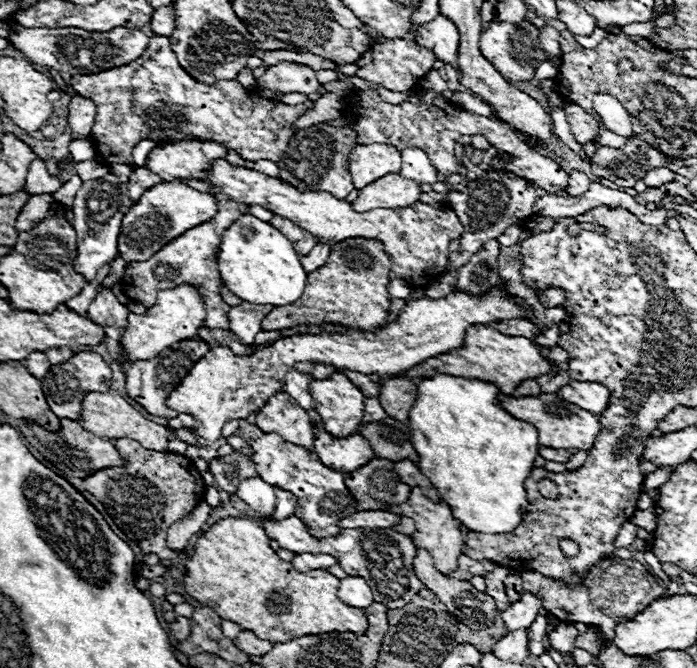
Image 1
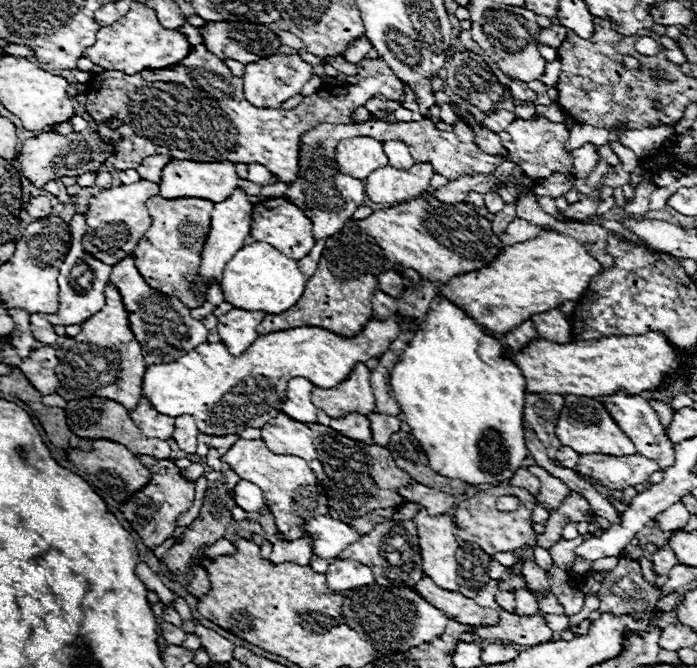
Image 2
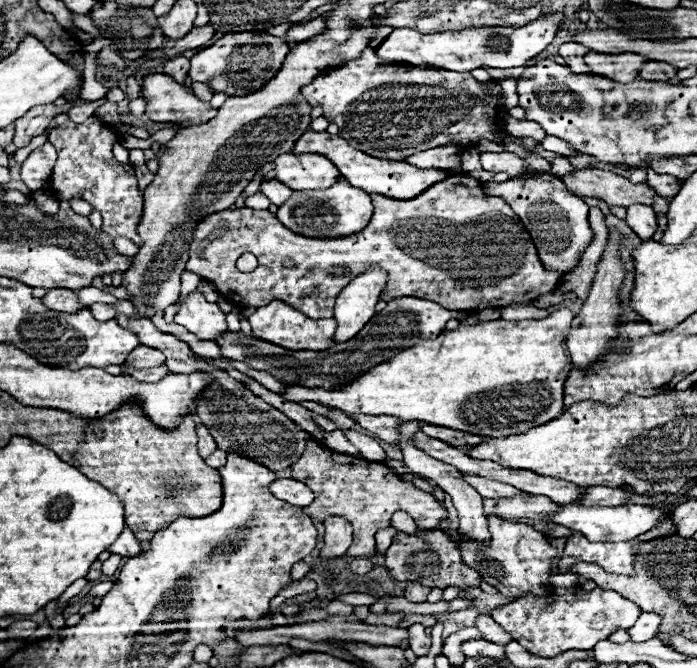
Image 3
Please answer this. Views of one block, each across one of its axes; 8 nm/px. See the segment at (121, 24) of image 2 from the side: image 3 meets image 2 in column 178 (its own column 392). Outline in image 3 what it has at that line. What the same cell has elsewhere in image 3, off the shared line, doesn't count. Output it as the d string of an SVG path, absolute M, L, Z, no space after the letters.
M562 12L542 16L520 28L480 28L480 30L448 30L438 34L420 34L412 28L396 28L378 48L378 56L386 62L406 62L418 68L444 68L452 72L472 72L480 66L514 68L538 56L556 36L564 22Z

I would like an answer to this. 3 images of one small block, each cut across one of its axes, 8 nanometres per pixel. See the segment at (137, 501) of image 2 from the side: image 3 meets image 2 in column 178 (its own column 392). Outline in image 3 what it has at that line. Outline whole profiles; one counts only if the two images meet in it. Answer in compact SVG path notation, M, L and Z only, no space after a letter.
M312 438L308 440L302 458L292 466L292 476L300 482L306 482L306 486L310 486L316 494L314 502L304 508L308 516L320 522L324 522L328 516L342 516L354 526L354 542L346 552L350 558L374 558L374 534L380 528L390 526L390 518L398 510L408 512L418 528L438 528L444 520L448 520L444 504L440 504L432 494L416 488L412 482L400 480L392 468L380 462L334 454Z

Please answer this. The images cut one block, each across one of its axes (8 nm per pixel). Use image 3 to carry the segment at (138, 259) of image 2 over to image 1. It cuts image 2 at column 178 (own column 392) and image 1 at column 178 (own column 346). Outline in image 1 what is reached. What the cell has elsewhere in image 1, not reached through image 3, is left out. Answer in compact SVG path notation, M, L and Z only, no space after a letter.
M216 194L216 202L218 202L218 214L210 222L204 222L202 226L194 226L194 230L186 230L186 234L174 238L174 242L168 242L150 260L134 262L134 264L126 266L120 286L122 286L124 294L130 294L128 296L130 300L136 300L136 302L144 304L146 308L150 308L156 304L156 292L166 290L166 288L174 288L182 282L194 284L202 290L202 296L204 296L204 306L206 306L204 326L206 328L228 328L230 306L220 296L220 274L216 268L214 250L218 248L224 230L240 218L242 204L234 202L232 198L226 198L226 194Z

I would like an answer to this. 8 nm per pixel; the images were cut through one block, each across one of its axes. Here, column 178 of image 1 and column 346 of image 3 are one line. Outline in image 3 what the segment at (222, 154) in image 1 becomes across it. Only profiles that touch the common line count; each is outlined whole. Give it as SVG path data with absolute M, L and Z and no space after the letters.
M308 130L300 142L296 142L296 148L294 148L296 154L302 154L302 152L316 152L316 154L324 154L328 156L336 168L340 170L340 174L346 178L346 182L350 182L354 188L362 188L364 192L372 194L382 194L382 196L388 196L388 198L396 198L396 200L410 200L410 198L416 198L420 196L422 192L426 192L430 186L434 186L436 182L442 182L450 176L448 170L440 170L440 168L428 168L428 170L422 170L422 168L416 168L408 162L396 162L396 160L380 160L380 158L374 158L374 156L368 156L356 148L352 148L344 138L340 136L332 136L328 132L312 132Z

